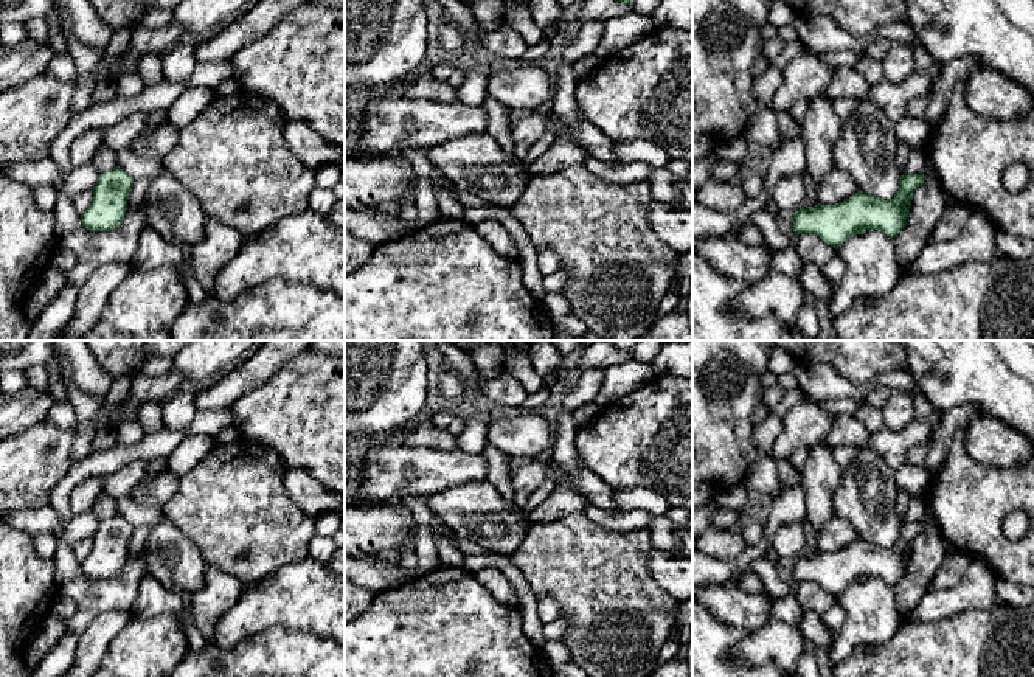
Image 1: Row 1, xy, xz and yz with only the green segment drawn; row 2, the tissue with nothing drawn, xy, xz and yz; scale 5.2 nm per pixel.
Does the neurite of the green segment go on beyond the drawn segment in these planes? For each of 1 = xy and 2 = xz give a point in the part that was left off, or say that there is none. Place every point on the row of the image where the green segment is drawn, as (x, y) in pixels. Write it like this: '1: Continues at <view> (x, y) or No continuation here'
1: No continuation here
2: No continuation here

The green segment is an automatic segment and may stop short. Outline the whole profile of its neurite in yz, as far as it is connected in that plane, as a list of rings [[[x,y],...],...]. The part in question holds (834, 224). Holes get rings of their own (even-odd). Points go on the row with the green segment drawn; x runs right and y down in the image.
[[[924,172],[902,174],[900,188],[890,200],[857,191],[835,205],[803,207],[793,213],[793,231],[817,234],[835,250],[849,236],[869,230],[896,238],[907,224],[913,194],[921,185],[925,185]]]

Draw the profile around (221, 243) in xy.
[[[206,217],[203,238],[191,247],[191,261],[197,281],[213,297],[217,272],[233,259],[244,236],[230,225],[213,217]]]

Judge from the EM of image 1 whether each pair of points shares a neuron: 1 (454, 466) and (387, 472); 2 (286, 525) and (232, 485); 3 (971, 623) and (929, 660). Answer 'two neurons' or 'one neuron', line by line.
1: one neuron
2: one neuron
3: one neuron

